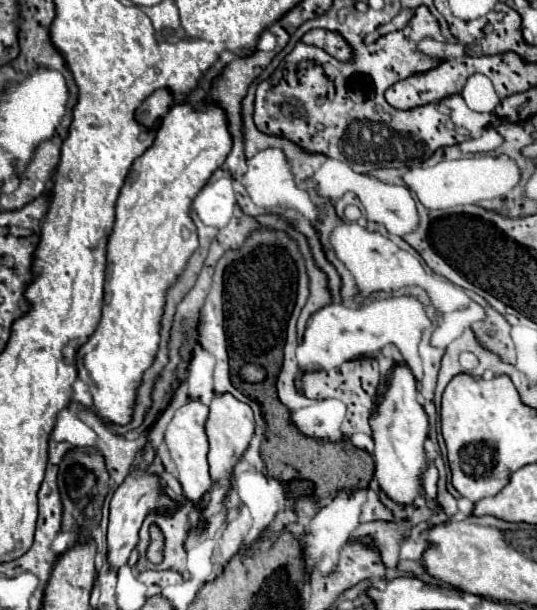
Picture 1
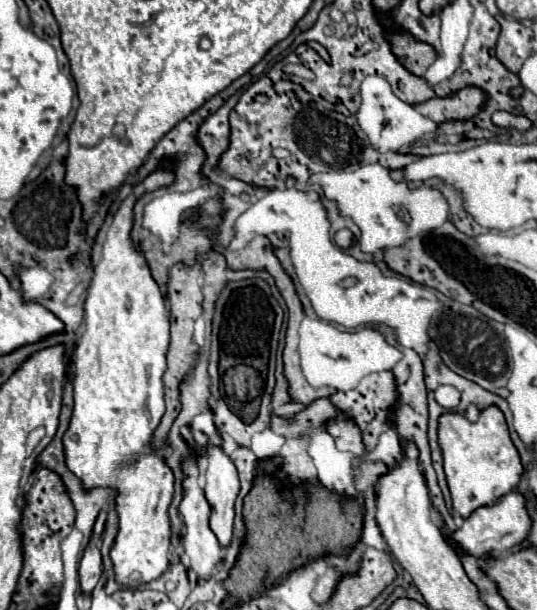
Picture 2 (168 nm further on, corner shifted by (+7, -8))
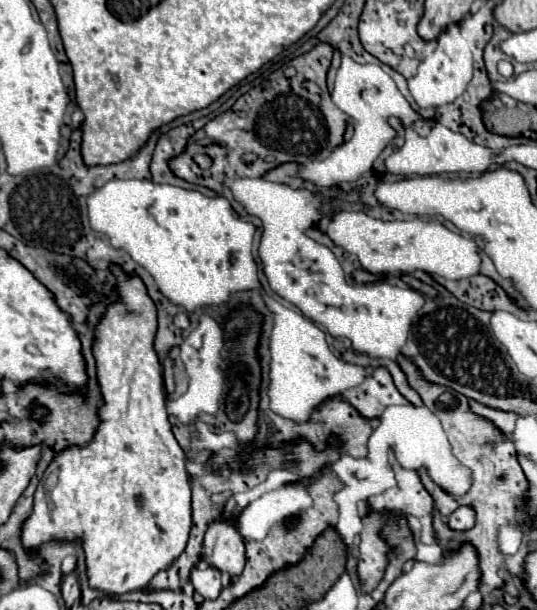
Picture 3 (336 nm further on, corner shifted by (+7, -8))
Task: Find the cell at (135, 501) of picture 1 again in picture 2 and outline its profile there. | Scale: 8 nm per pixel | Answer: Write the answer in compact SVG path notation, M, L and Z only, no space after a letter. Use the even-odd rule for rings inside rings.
M91 546L83 552L83 558L79 562L81 594L91 592L91 588L95 588L99 578L101 578L101 554L99 554L97 546Z

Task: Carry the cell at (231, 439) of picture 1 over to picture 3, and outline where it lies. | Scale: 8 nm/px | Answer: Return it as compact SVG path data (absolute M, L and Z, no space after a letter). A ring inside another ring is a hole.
M215 520L209 524L203 540L205 560L229 576L239 576L245 566L243 536L227 524L227 520Z

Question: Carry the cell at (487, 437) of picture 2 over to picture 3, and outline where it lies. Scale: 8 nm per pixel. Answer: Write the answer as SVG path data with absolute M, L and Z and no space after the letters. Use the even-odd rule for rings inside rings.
M459 506L449 516L449 526L455 530L469 530L475 526L475 510L471 506Z

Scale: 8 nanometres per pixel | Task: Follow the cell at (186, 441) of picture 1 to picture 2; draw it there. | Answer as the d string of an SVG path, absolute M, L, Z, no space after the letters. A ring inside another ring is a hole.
M185 460L183 462L183 472L187 474L187 478L183 480L183 488L185 488L185 496L183 496L183 502L179 506L181 514L183 514L183 520L185 520L185 536L183 536L183 548L185 548L185 554L189 556L191 560L191 570L201 578L201 580L209 580L217 568L217 564L221 562L223 558L223 548L219 546L219 540L215 540L215 534L211 532L209 524L207 524L207 516L211 512L205 496L203 496L203 490L199 488L197 484L197 476L199 476L199 468L197 468L197 462L195 460Z

